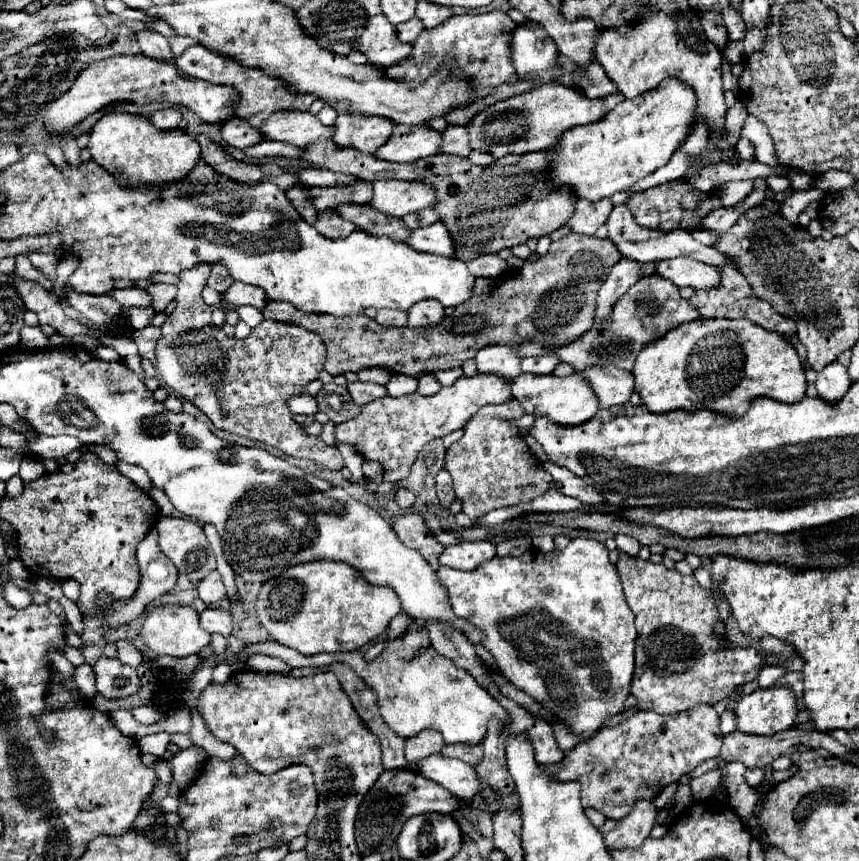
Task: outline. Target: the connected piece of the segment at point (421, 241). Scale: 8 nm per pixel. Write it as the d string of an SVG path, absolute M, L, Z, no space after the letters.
M440 222L428 228L414 230L404 242L418 252L430 252L442 256L454 254L454 246L450 246L450 234L446 234L446 226L442 226Z

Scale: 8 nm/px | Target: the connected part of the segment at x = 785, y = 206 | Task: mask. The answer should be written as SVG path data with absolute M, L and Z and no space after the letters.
M806 188L806 190L792 190L792 194L782 202L780 212L784 218L788 218L788 224L792 224L792 228L800 228L798 224L798 214L814 200L822 200L826 192L820 188Z

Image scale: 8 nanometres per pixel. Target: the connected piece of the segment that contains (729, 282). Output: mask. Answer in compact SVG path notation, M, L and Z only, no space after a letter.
M724 266L720 270L722 270L722 274L726 274L726 286L722 286L722 290L698 290L690 298L690 304L700 312L700 318L746 318L770 332L774 330L774 332L782 334L784 338L790 338L792 334L796 334L796 324L790 318L784 318L782 314L778 314L770 306L770 302L756 298L750 290L750 284L738 270L734 270L732 266Z

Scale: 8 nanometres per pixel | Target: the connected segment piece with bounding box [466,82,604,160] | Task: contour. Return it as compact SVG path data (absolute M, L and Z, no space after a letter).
M542 84L524 94L496 102L480 110L468 124L470 148L490 152L496 160L506 154L528 154L552 148L574 126L592 124L604 116L604 100L590 100L564 84Z

